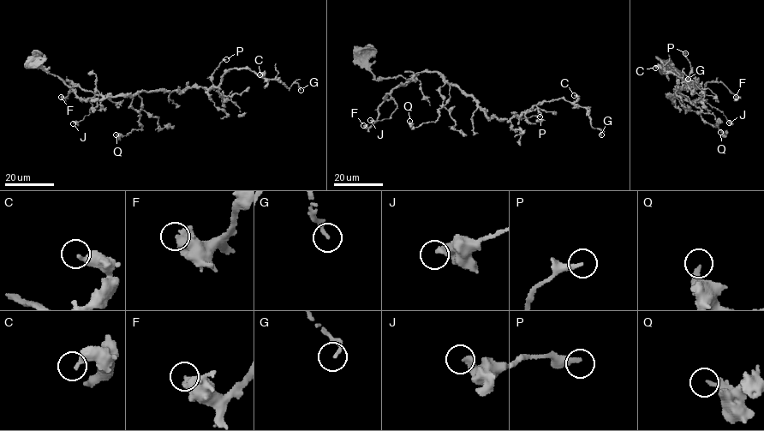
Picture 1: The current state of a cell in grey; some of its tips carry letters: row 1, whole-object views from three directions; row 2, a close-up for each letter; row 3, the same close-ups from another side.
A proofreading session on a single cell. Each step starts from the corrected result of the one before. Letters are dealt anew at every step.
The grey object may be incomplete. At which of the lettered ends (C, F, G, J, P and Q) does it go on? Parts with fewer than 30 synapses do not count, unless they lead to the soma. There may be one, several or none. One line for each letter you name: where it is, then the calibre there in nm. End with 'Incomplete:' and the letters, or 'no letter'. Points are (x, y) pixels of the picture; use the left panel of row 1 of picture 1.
Incomplete: no letter

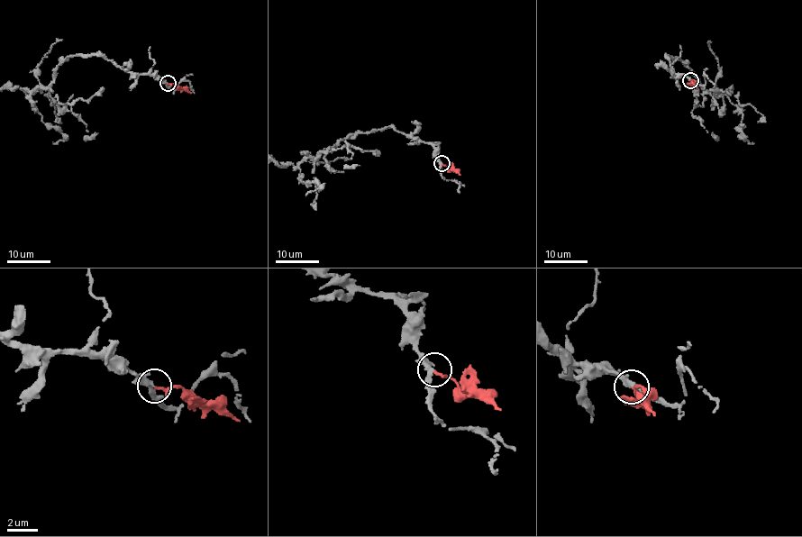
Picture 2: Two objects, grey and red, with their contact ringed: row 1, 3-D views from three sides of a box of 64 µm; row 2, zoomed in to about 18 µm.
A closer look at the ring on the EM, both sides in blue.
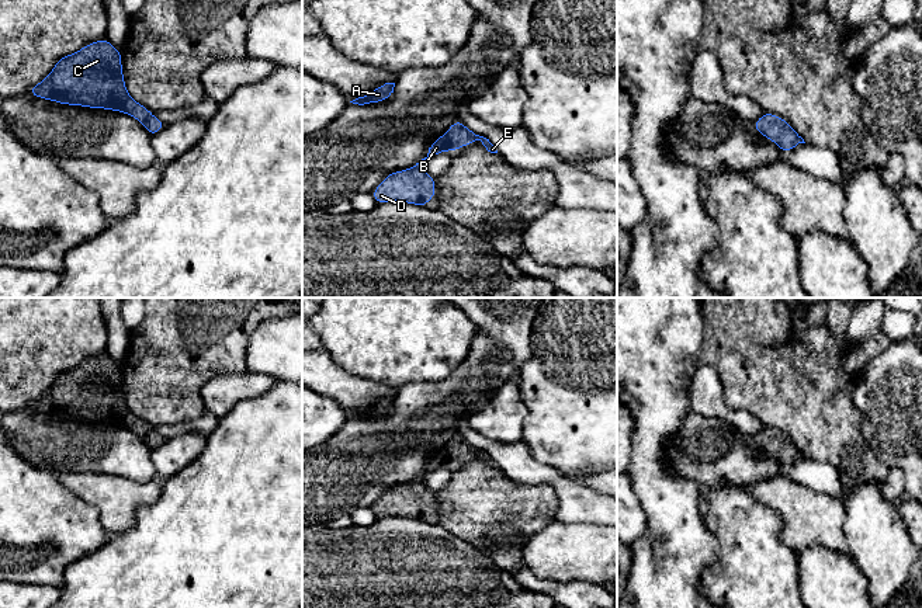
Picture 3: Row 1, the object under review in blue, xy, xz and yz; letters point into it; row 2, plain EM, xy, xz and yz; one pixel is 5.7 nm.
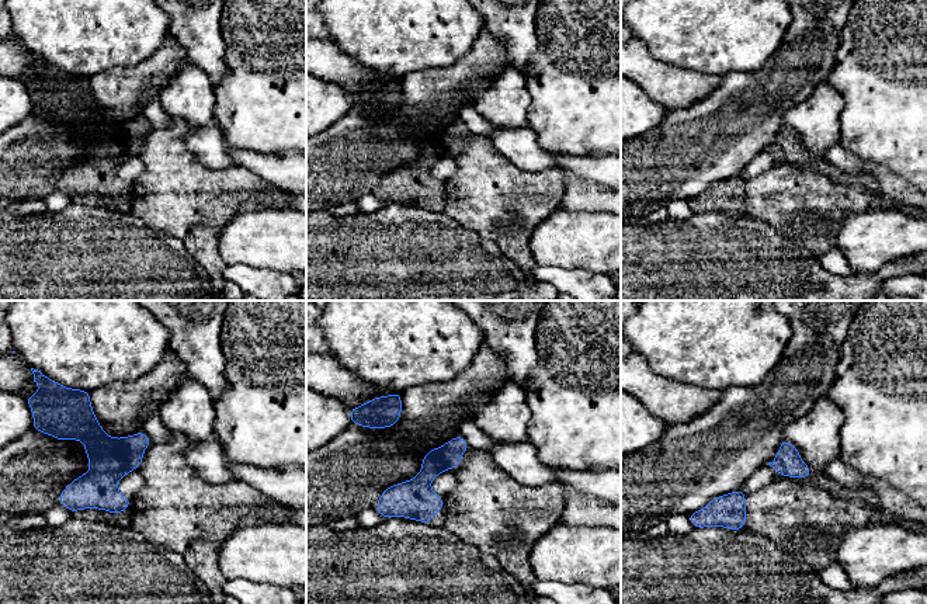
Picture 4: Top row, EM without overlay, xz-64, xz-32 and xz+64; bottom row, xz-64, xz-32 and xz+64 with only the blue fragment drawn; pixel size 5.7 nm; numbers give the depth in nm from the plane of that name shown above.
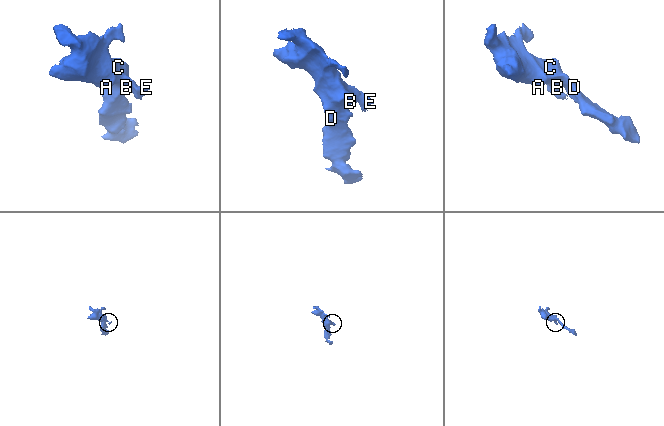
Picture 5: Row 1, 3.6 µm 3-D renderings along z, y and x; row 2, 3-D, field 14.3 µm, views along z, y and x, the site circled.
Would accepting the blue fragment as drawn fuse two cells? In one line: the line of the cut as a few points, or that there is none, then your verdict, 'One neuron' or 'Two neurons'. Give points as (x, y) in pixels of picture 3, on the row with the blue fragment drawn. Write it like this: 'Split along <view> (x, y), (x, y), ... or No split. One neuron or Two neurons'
No split. One neuron

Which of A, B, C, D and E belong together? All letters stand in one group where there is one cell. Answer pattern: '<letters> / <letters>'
A B C D E

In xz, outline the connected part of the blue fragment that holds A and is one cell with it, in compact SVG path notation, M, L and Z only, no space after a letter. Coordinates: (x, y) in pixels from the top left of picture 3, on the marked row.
M385 83L382 86L378 86L374 91L361 95L350 103L364 105L364 104L374 104L381 103L389 98L394 93L395 83Z

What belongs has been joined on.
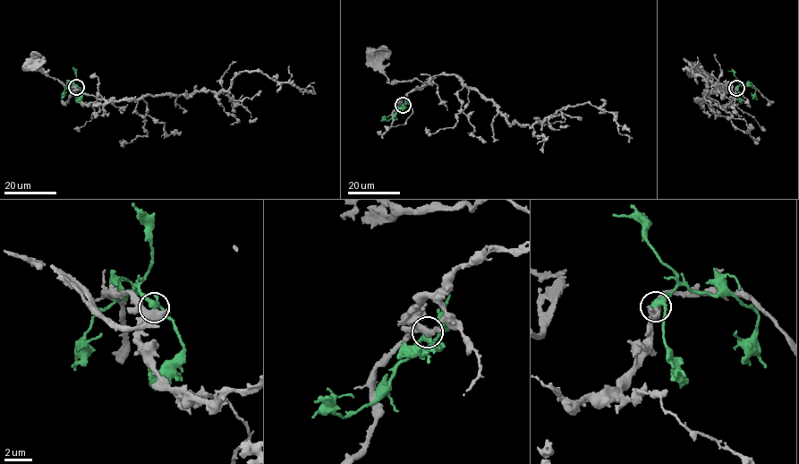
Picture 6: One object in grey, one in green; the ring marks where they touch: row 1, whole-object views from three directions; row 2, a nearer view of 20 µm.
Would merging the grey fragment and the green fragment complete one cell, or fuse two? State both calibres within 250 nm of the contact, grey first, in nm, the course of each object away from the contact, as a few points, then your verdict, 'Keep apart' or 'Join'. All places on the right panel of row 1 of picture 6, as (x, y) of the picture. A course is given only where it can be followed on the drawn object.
Thickness 440 nm (grey) against 400 nm. Course of grey: (735, 88), (735, 96), (720, 106), (708, 97), (714, 94), (718, 82), (696, 71). Course of green: (735, 88), (741, 83), (751, 86), (755, 89), (757, 99). Keep apart

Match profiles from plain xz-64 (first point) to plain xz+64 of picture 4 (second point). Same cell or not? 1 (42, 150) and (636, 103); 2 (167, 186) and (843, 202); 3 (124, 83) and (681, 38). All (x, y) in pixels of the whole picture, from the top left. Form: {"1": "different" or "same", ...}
{"1": "different", "2": "same", "3": "different"}

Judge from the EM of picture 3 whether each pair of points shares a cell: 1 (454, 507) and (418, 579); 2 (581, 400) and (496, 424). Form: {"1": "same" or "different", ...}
{"1": "different", "2": "different"}

